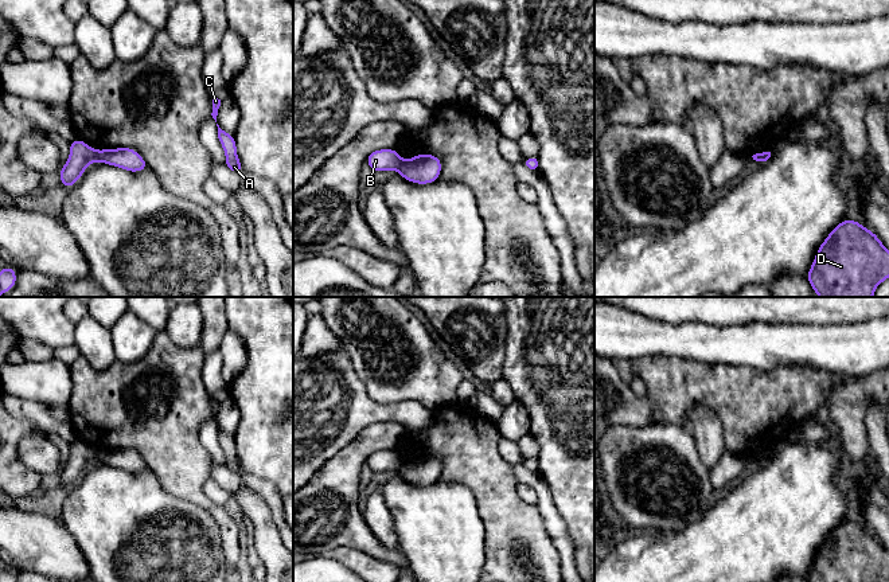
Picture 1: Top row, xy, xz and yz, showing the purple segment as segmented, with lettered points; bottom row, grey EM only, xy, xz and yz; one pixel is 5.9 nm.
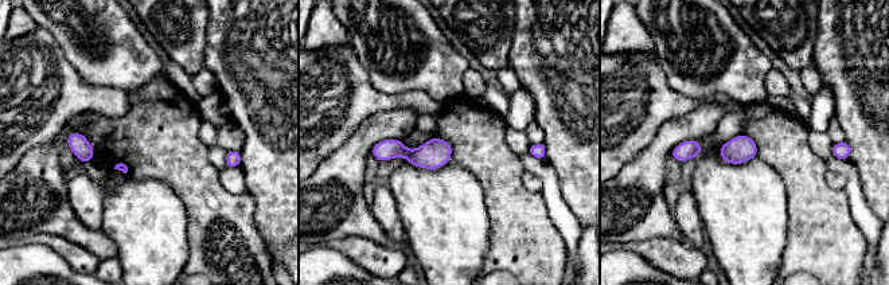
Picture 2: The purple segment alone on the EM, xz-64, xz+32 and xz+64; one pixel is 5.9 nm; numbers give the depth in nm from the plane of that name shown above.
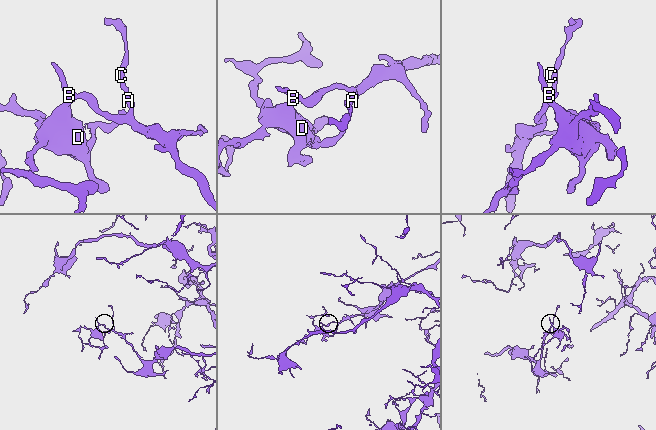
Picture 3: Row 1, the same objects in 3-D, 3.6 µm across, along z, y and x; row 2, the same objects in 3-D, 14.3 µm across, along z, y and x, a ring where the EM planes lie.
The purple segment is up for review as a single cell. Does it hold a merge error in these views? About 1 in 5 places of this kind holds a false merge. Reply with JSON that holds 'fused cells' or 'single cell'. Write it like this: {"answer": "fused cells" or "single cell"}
{"answer": "fused cells"}

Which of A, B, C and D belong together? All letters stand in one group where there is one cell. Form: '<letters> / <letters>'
A C / B D

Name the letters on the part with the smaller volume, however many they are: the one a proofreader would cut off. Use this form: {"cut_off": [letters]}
{"cut_off": ["B", "D"]}

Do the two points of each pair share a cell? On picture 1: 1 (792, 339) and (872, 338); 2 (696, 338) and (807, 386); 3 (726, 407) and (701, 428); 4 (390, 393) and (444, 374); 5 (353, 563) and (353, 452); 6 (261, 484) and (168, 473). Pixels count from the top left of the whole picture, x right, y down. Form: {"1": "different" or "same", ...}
{"1": "same", "2": "different", "3": "different", "4": "same", "5": "different", "6": "different"}

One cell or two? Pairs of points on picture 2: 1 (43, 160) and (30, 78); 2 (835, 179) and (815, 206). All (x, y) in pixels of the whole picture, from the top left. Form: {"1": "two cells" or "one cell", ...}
{"1": "two cells", "2": "two cells"}

